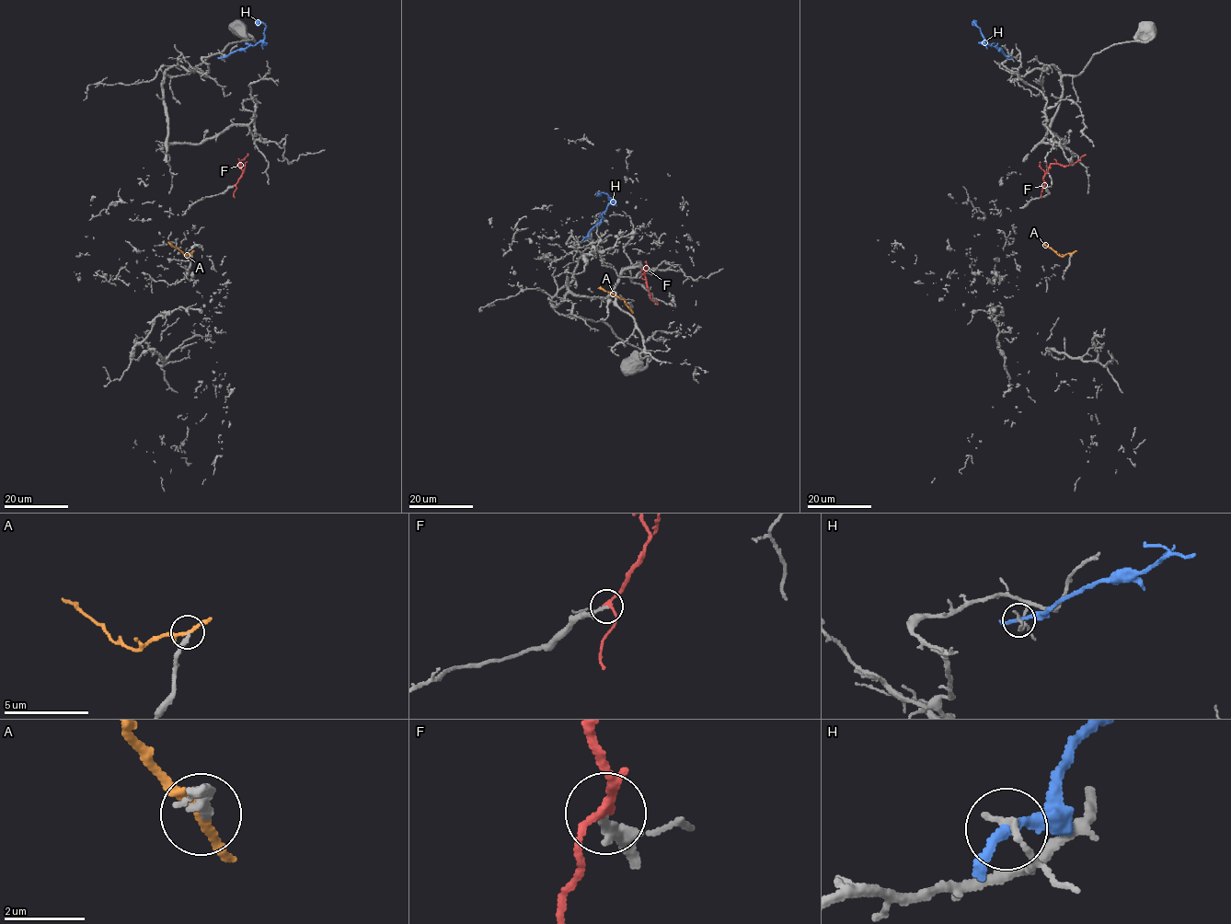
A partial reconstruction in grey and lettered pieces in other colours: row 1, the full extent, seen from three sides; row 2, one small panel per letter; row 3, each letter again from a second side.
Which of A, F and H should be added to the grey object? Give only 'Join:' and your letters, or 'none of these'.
Join: F

